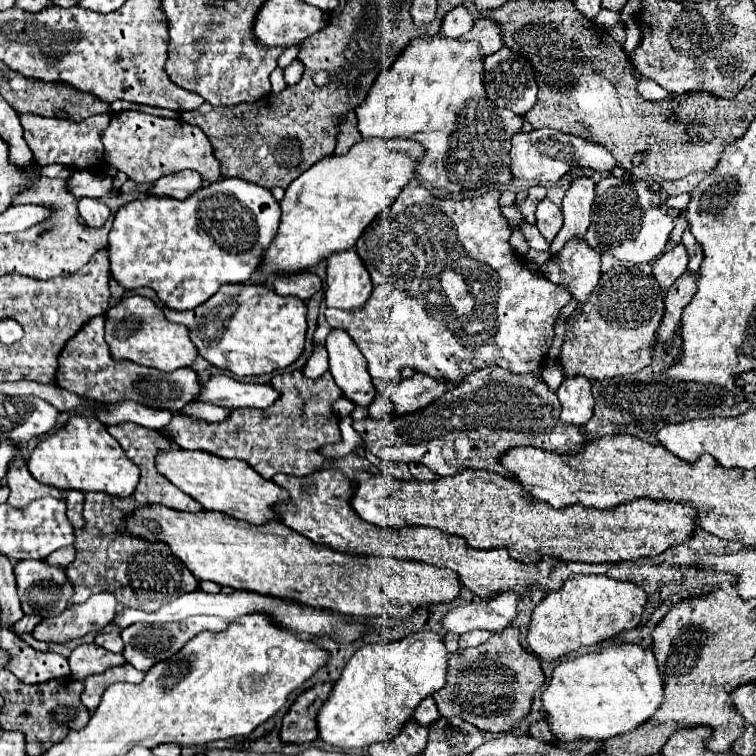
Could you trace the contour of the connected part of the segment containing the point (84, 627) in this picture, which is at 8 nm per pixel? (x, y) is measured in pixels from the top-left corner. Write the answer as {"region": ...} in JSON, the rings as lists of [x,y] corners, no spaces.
{"region":[[[101,591],[91,595],[81,605],[71,605],[63,613],[55,617],[43,619],[33,635],[41,641],[65,643],[71,639],[79,639],[87,633],[99,633],[105,625],[113,621],[117,613],[117,601],[111,591]]]}

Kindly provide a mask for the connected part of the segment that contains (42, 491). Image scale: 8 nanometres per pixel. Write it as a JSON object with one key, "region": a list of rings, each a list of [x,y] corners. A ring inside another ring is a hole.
{"region":[[[17,453],[9,465],[9,473],[7,473],[9,481],[9,499],[7,503],[11,507],[17,507],[17,509],[23,509],[27,507],[29,503],[33,503],[35,499],[52,496],[57,499],[63,499],[62,491],[59,489],[53,489],[49,485],[43,485],[39,481],[33,479],[33,475],[29,473],[29,469],[21,463],[21,453]]]}

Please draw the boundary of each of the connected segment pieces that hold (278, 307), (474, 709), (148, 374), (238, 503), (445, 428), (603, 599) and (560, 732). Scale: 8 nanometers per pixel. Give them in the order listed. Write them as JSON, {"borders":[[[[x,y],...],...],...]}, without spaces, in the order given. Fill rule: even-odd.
{"borders":[[[[221,285],[221,289],[207,303],[189,311],[175,311],[165,305],[159,307],[169,321],[191,329],[191,339],[195,341],[201,357],[221,369],[229,369],[237,377],[285,369],[305,347],[307,305],[299,297],[281,297],[267,285]],[[226,326],[225,333],[219,339],[219,327]]],[[[509,625],[479,647],[457,649],[451,653],[447,683],[433,693],[433,699],[443,717],[463,717],[477,725],[477,713],[491,713],[491,699],[533,699],[543,683],[545,675],[539,659],[521,647],[519,627]]],[[[105,315],[91,317],[79,329],[79,333],[65,343],[59,355],[57,381],[55,381],[59,387],[103,403],[135,401],[139,405],[147,405],[153,409],[169,409],[169,411],[179,411],[195,399],[201,383],[191,367],[165,373],[159,369],[137,365],[127,359],[113,359],[109,345],[103,339],[103,325],[105,325]]],[[[169,449],[161,451],[155,459],[155,467],[167,481],[179,487],[183,493],[193,497],[207,511],[221,511],[235,519],[261,525],[267,519],[275,519],[273,505],[287,499],[287,493],[279,489],[273,481],[259,477],[245,461],[223,459],[207,451],[189,451],[189,449]]],[[[487,365],[483,369],[477,369],[469,373],[465,379],[461,379],[455,389],[447,391],[443,397],[435,399],[425,409],[419,409],[415,413],[407,413],[401,417],[387,417],[387,419],[371,419],[365,417],[361,421],[353,421],[355,431],[361,433],[365,441],[365,449],[371,449],[377,457],[383,461],[405,461],[405,463],[423,463],[437,475],[453,475],[459,469],[491,469],[497,473],[507,475],[507,471],[499,465],[499,457],[517,445],[533,445],[539,449],[555,451],[555,453],[577,453],[585,437],[579,433],[575,425],[565,425],[561,421],[559,413],[559,399],[555,393],[547,387],[547,383],[537,373],[519,375],[513,371],[507,371],[497,365]]],[[[571,575],[563,581],[561,589],[547,593],[535,607],[527,643],[539,659],[555,661],[579,647],[595,645],[621,631],[635,629],[645,605],[647,593],[635,581],[617,581],[607,575]]],[[[609,643],[597,653],[587,653],[557,665],[549,687],[541,695],[541,701],[543,709],[547,711],[551,731],[563,741],[579,741],[579,739],[609,739],[633,731],[661,707],[663,693],[665,683],[657,671],[657,661],[649,647],[641,647],[637,643]]]]}

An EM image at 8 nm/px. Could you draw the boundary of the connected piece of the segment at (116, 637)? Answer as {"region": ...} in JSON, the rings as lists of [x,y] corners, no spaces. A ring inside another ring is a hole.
{"region":[[[101,631],[97,637],[95,637],[95,645],[111,651],[111,653],[121,653],[123,651],[123,641],[121,641],[121,635],[119,631]]]}

